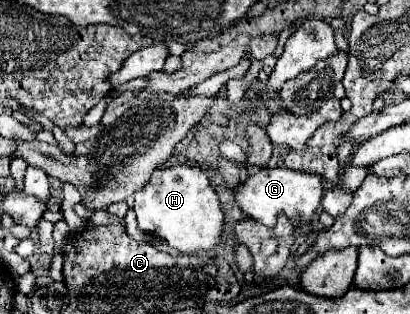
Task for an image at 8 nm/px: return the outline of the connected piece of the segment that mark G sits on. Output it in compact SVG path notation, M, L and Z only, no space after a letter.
M263 167L257 173L249 175L239 187L235 189L235 203L239 209L253 221L263 223L267 227L276 224L277 217L281 211L291 219L301 219L301 229L305 223L313 217L315 209L319 207L323 197L323 179L311 173L295 173L287 167Z

